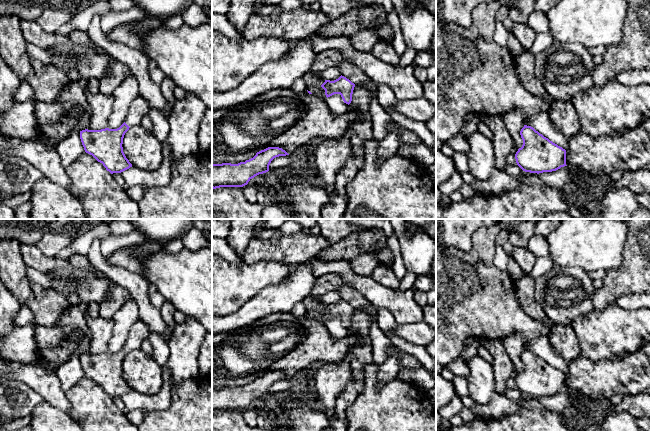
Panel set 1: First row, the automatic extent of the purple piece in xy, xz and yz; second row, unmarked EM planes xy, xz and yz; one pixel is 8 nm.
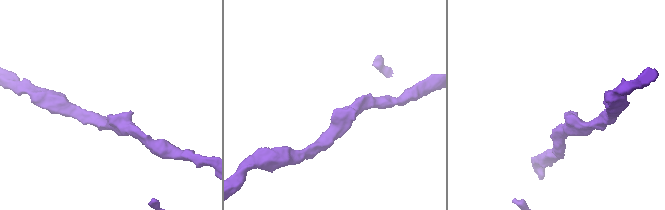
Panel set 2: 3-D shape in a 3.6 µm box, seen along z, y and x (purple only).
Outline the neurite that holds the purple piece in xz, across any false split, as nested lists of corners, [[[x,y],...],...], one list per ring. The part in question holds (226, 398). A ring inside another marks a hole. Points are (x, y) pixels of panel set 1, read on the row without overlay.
[[[268,371],[245,386],[212,388],[212,412],[243,411],[255,400],[268,396],[274,382],[286,379],[282,372]]]

